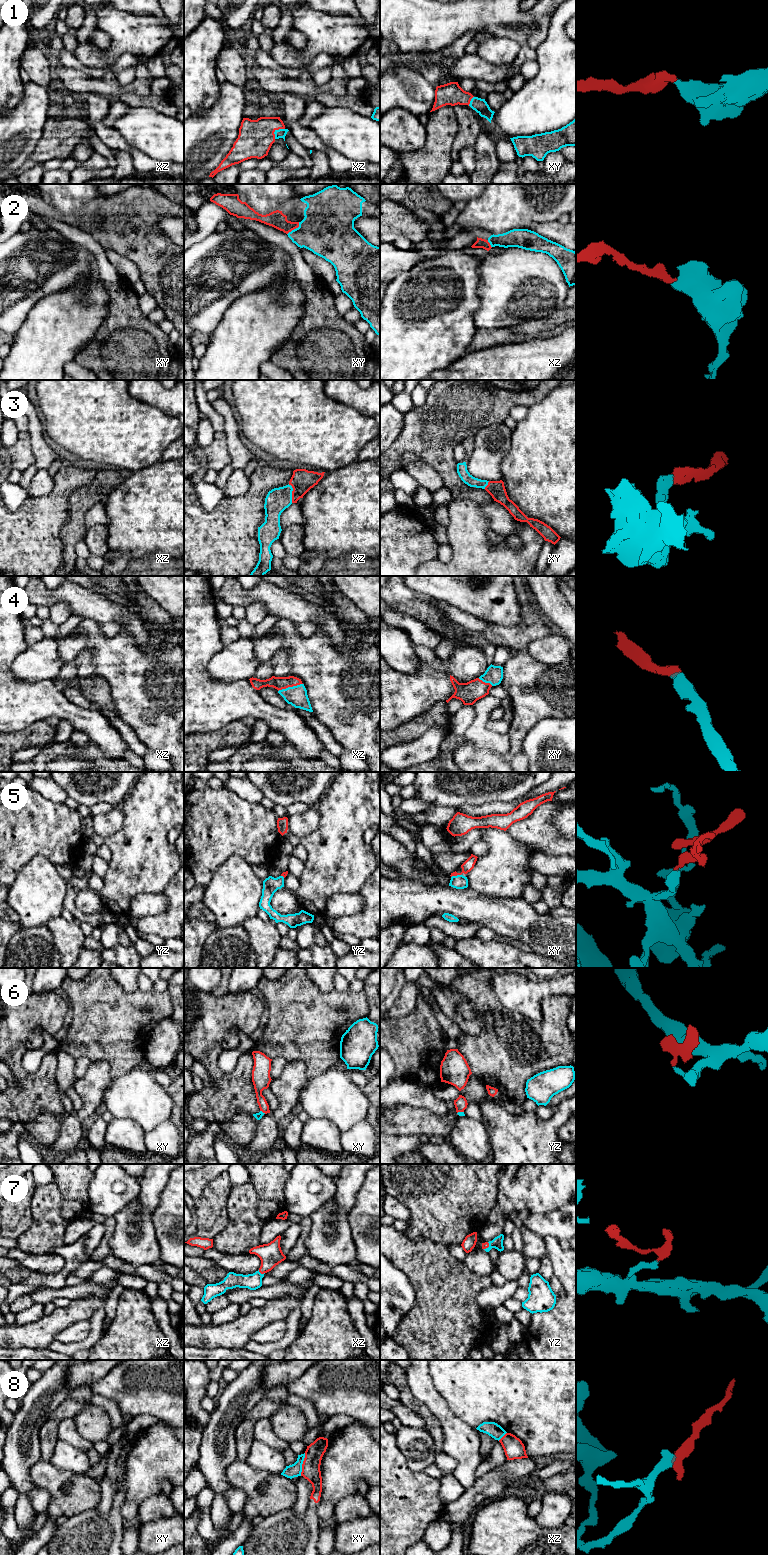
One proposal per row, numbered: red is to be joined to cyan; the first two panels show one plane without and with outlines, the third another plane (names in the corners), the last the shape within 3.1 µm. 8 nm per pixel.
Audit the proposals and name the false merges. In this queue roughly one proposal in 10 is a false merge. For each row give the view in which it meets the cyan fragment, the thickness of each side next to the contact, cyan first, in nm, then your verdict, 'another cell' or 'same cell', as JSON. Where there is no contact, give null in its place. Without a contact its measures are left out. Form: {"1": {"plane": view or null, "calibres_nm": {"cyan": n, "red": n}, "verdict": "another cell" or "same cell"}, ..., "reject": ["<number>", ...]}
{"1": {"plane": "xz", "calibres_nm": {"cyan": 80, "red": 280}, "verdict": "same cell"}, "2": {"plane": "xy", "calibres_nm": {"cyan": 400, "red": 140}, "verdict": "same cell"}, "3": {"plane": "xz", "calibres_nm": {"cyan": 190, "red": 190}, "verdict": "same cell"}, "4": {"plane": "xz", "calibres_nm": {"cyan": 160, "red": 110}, "verdict": "same cell"}, "5": {"plane": "xy", "calibres_nm": {"cyan": 110, "red": 90}, "verdict": "same cell"}, "6": {"plane": "yz", "calibres_nm": {"cyan": 30, "red": 100}, "verdict": "another cell"}, "7": {"plane": "xz", "calibres_nm": {"cyan": 130, "red": 180}, "verdict": "same cell"}, "8": {"plane": "xy", "calibres_nm": {"cyan": 110, "red": 140}, "verdict": "another cell"}, "reject": ["6", "8"]}

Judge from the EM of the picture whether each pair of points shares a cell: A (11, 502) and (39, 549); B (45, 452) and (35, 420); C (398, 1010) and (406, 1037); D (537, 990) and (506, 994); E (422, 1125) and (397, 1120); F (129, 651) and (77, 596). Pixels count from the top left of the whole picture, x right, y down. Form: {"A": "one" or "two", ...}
{"A": "two", "B": "one", "C": "two", "D": "one", "E": "one", "F": "two"}

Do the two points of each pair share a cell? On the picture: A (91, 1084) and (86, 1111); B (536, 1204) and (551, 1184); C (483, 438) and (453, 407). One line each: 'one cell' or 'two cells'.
A: one cell
B: one cell
C: two cells

